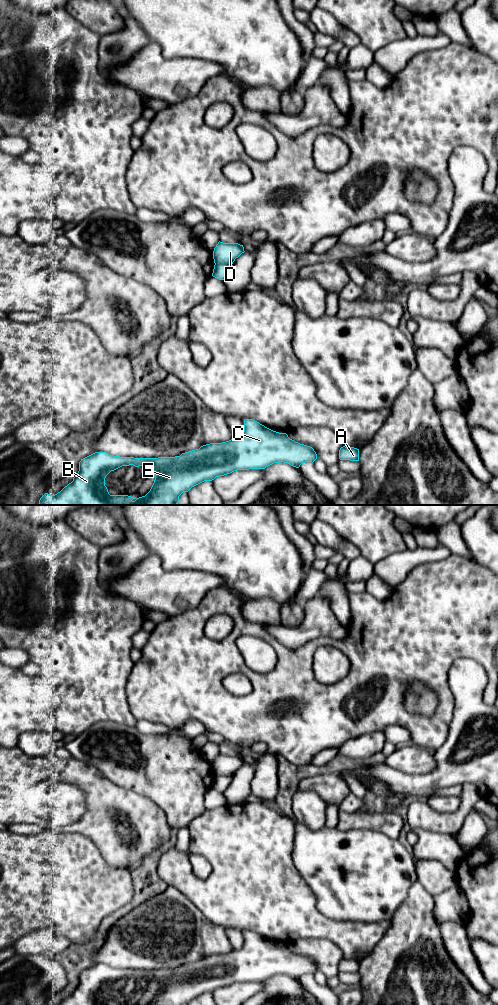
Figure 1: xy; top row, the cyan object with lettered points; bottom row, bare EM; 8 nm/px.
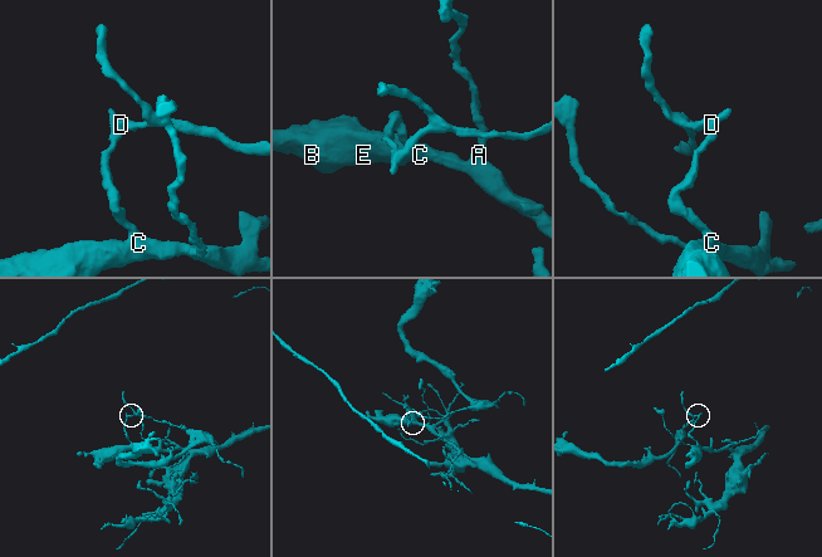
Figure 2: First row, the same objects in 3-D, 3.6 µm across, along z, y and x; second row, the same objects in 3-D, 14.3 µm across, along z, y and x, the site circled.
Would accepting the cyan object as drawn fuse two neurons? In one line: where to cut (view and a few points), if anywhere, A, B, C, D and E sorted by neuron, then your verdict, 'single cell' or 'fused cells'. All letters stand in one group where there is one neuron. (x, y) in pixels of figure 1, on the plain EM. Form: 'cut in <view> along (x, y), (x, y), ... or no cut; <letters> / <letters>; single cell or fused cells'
cut in xy along (215, 774), (231, 776); A B C E / D; fused cells

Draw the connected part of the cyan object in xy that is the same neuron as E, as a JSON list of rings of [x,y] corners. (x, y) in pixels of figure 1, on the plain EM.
[[[253,931],[244,932],[244,944],[241,949],[222,955],[210,955],[175,969],[134,970],[113,968],[106,964],[95,964],[79,974],[79,983],[73,993],[58,1005],[109,1005],[105,990],[122,978],[144,978],[155,989],[148,1005],[183,1005],[216,989],[230,986],[237,982],[265,981],[279,974],[299,980],[302,975],[314,974],[317,966],[310,958],[290,951],[286,945],[273,943]]]

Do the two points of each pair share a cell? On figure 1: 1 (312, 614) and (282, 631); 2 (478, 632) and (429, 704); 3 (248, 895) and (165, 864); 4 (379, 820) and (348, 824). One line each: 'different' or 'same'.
1: same
2: different
3: same
4: same

